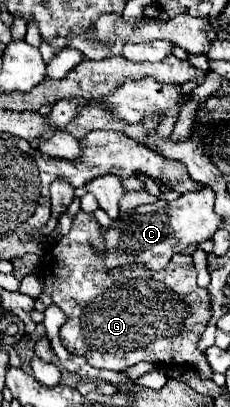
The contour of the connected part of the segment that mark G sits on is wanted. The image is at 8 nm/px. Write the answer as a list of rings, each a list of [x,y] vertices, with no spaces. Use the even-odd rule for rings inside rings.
[[[78,211],[72,229],[64,235],[44,257],[40,263],[40,279],[42,291],[48,293],[58,305],[64,315],[68,317],[66,323],[60,327],[60,341],[62,345],[72,351],[74,355],[84,357],[92,367],[110,369],[110,371],[124,371],[140,361],[160,365],[160,367],[180,367],[192,369],[206,379],[212,379],[214,371],[206,361],[206,353],[198,349],[198,341],[206,331],[212,319],[212,305],[208,289],[198,287],[196,283],[196,269],[190,255],[174,255],[170,265],[164,271],[150,271],[140,263],[106,269],[104,257],[98,255],[98,249],[106,249],[104,231],[98,227],[94,215]]]

